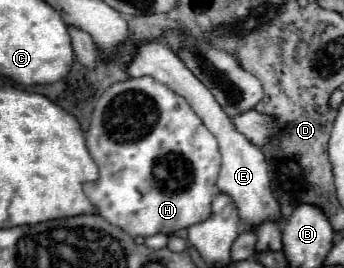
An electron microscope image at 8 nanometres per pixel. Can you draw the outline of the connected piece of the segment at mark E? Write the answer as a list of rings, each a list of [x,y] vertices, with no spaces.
[[[150,42],[150,44],[142,46],[138,50],[138,56],[134,58],[134,64],[130,64],[130,76],[134,76],[134,78],[150,76],[156,82],[168,86],[172,92],[186,98],[186,102],[194,110],[194,114],[214,134],[214,138],[218,140],[218,146],[220,146],[220,156],[222,156],[222,168],[220,168],[220,176],[218,176],[216,186],[218,186],[218,190],[222,194],[226,194],[226,196],[230,196],[234,200],[244,230],[254,232],[260,224],[276,222],[276,220],[282,218],[280,204],[274,198],[272,188],[270,188],[268,166],[266,166],[266,160],[262,156],[262,150],[256,144],[252,144],[250,140],[246,140],[234,128],[234,124],[230,122],[226,112],[222,112],[220,104],[214,100],[212,92],[186,68],[186,64],[182,64],[182,60],[166,44]]]

